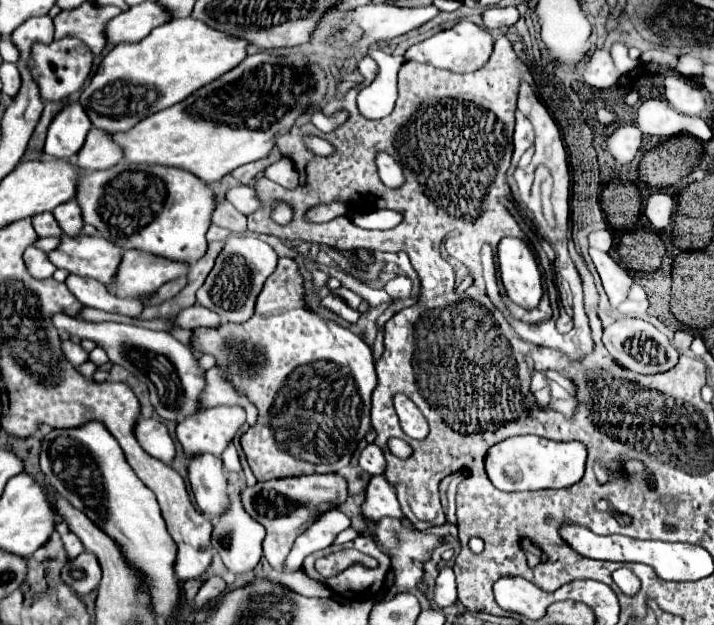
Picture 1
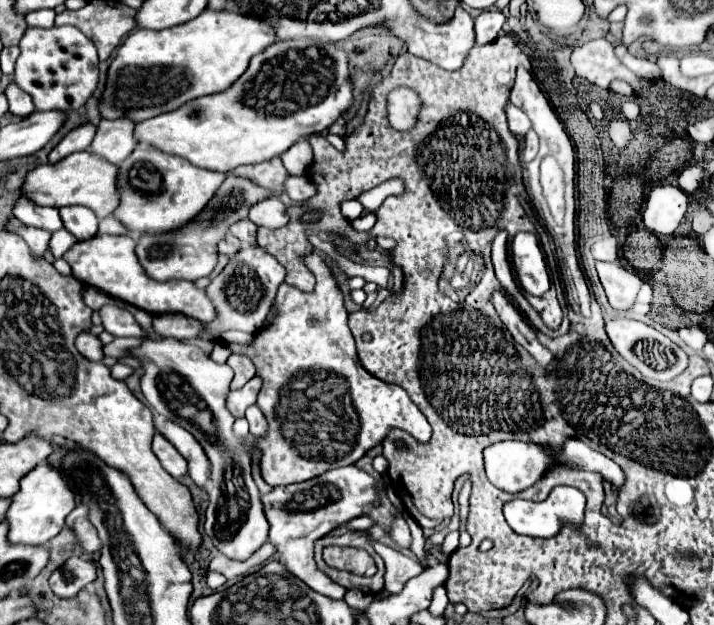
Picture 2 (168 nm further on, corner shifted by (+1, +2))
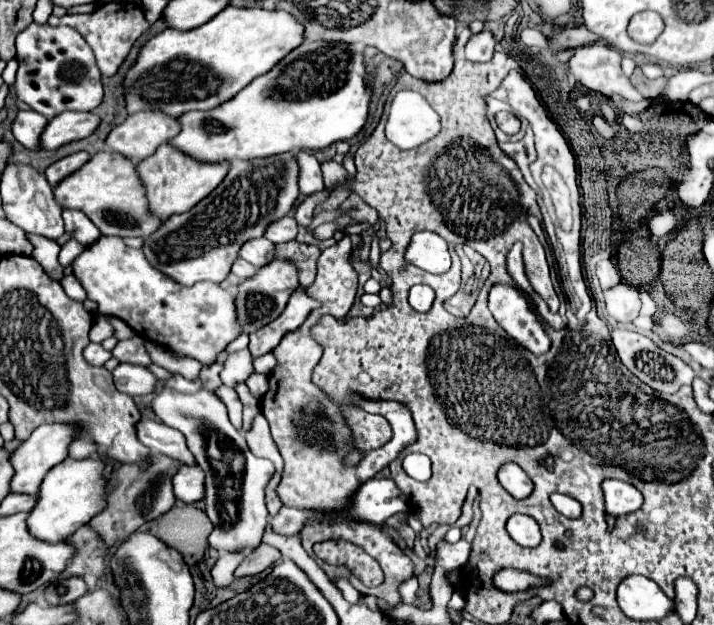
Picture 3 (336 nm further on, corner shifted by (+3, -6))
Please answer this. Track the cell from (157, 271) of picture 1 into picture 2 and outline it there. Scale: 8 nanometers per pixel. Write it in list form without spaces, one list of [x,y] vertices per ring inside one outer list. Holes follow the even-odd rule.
[[[229,175],[225,183],[219,187],[217,195],[209,201],[209,207],[189,223],[189,227],[183,227],[181,231],[173,231],[169,235],[141,235],[137,239],[137,259],[147,273],[147,277],[155,281],[171,281],[171,279],[199,279],[207,277],[215,263],[217,263],[217,243],[225,237],[229,223],[235,223],[237,219],[247,217],[247,209],[257,203],[257,199],[267,199],[267,191],[253,185],[247,179],[239,179]],[[155,243],[157,243],[157,253],[155,253]]]

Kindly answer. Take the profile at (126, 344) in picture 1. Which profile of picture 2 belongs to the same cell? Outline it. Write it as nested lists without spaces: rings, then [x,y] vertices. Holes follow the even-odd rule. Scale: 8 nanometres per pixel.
[[[143,337],[141,345],[131,349],[131,355],[141,361],[141,389],[147,403],[157,413],[195,435],[211,461],[209,507],[203,525],[205,533],[229,559],[249,559],[267,541],[269,523],[261,513],[261,495],[251,479],[251,459],[243,447],[243,441],[233,435],[231,425],[235,419],[225,407],[225,395],[229,393],[233,369],[213,363],[199,347],[171,337]]]

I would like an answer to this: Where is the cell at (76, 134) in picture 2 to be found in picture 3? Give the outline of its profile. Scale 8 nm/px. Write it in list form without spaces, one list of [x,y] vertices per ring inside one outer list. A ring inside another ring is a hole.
[[[79,151],[79,153],[75,153],[75,155],[67,155],[67,157],[59,159],[57,163],[49,165],[49,169],[45,171],[45,177],[47,177],[49,185],[55,187],[55,185],[61,183],[65,177],[69,177],[69,175],[75,173],[77,169],[81,169],[87,161],[89,161],[89,153],[87,153],[87,151]]]

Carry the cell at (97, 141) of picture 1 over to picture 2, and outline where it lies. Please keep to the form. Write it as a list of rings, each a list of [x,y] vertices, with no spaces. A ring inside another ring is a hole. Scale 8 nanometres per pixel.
[[[101,119],[89,153],[107,159],[113,165],[119,165],[137,147],[137,141],[133,139],[133,127],[135,125],[129,119]]]

